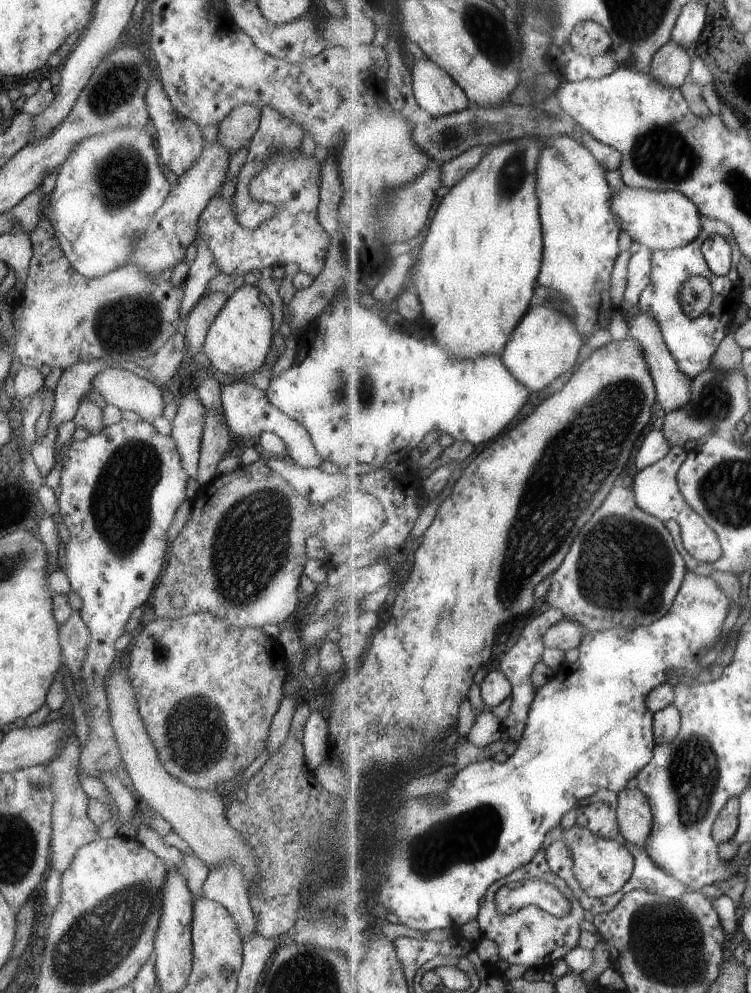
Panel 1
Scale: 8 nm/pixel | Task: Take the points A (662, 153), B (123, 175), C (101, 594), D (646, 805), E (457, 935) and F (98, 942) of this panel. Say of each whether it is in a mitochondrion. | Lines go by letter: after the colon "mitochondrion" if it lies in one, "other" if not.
A: mitochondrion
B: mitochondrion
C: other
D: other
E: other
F: mitochondrion

